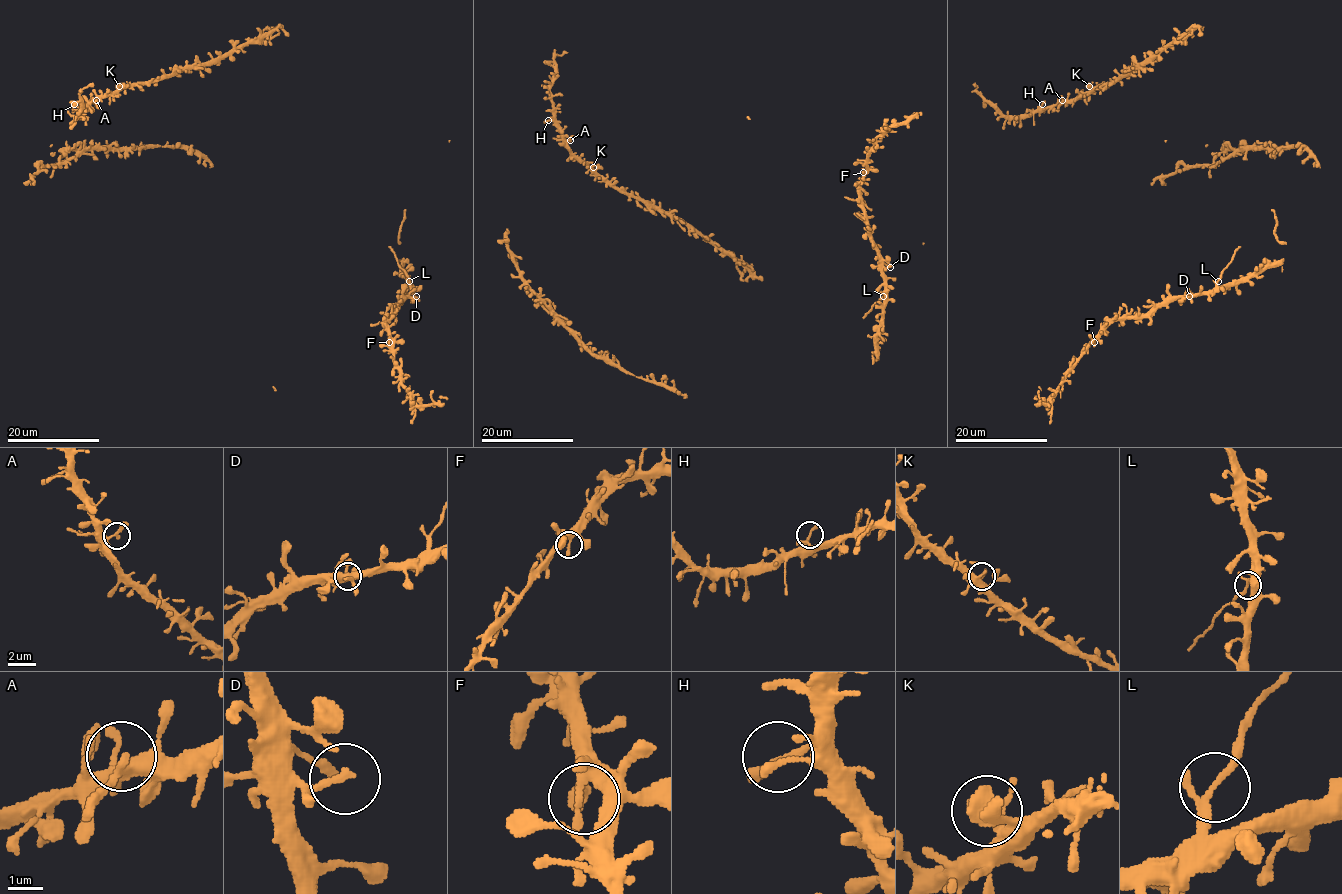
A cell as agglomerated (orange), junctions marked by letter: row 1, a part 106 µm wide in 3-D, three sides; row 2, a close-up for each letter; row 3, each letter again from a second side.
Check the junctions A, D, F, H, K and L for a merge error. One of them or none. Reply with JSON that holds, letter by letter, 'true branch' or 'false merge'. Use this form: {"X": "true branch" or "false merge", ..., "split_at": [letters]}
{"A": "true branch", "D": "true branch", "F": "true branch", "H": "true branch", "K": "true branch", "L": "false merge", "split_at": ["L"]}

